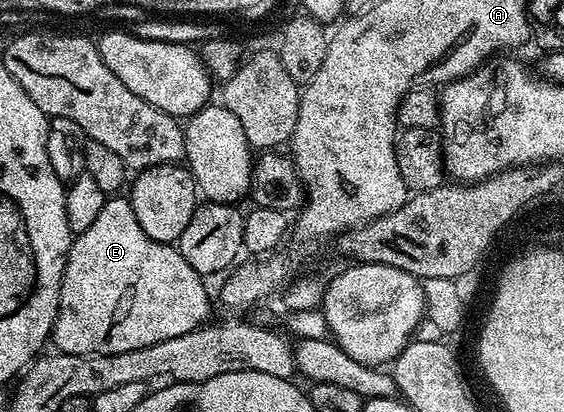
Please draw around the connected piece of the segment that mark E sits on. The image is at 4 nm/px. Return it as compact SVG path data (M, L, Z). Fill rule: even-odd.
M122 194L115 195L113 198L107 199L104 210L100 210L100 214L97 216L96 222L92 222L92 226L88 226L88 230L77 233L73 237L70 253L66 256L66 269L62 275L60 306L52 333L52 344L55 344L53 347L59 352L77 356L99 356L100 354L124 354L124 350L140 350L144 346L164 342L164 338L180 338L180 334L188 334L209 317L206 316L210 312L210 296L206 293L206 284L207 281L199 276L196 270L192 270L192 266L188 266L188 262L179 254L174 244L161 244L148 238L148 234L144 234L144 230L140 230L140 222L136 222L136 214L129 199Z

